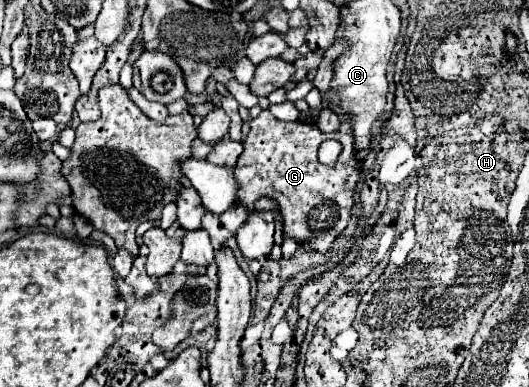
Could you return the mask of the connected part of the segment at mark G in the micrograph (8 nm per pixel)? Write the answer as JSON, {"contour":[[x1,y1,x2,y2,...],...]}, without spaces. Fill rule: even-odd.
{"contour":[[262,111,250,121,244,151,234,167,234,173,240,183,236,203,252,211,256,199,272,197,278,201,284,215,286,235,294,237,298,243,310,241,314,249,326,251,350,221,354,187,360,181,360,163,354,159,354,139,350,133,326,135,316,127,316,123,284,123,270,111],[326,139,338,139,342,143,342,153,336,165,330,167,318,161,318,147]]}

